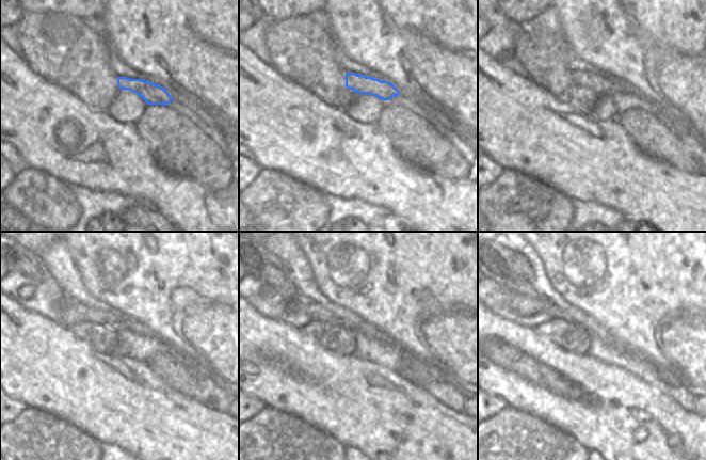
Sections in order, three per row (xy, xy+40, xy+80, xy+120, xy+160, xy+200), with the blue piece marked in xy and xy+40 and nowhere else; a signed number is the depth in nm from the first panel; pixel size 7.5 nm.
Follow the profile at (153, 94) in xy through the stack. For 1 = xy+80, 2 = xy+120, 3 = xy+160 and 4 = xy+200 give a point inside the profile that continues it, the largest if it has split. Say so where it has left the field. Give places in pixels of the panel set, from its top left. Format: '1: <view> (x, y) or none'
1: xy+80 (599, 83)
2: xy+120 (96, 316)
3: xy+160 (316, 312)
4: xy+200 (523, 305)

